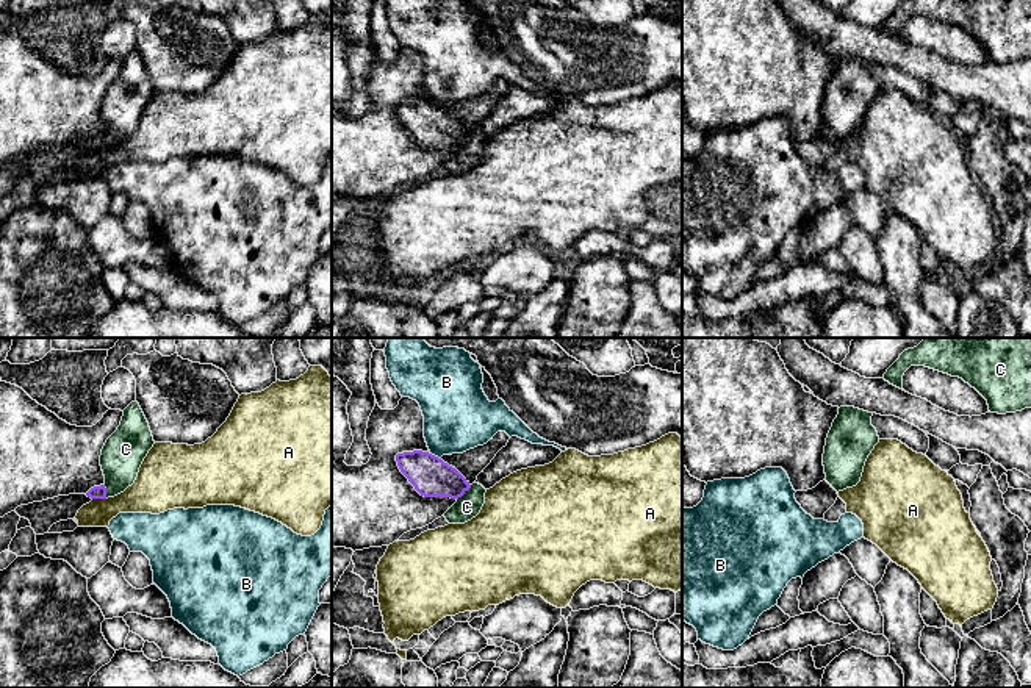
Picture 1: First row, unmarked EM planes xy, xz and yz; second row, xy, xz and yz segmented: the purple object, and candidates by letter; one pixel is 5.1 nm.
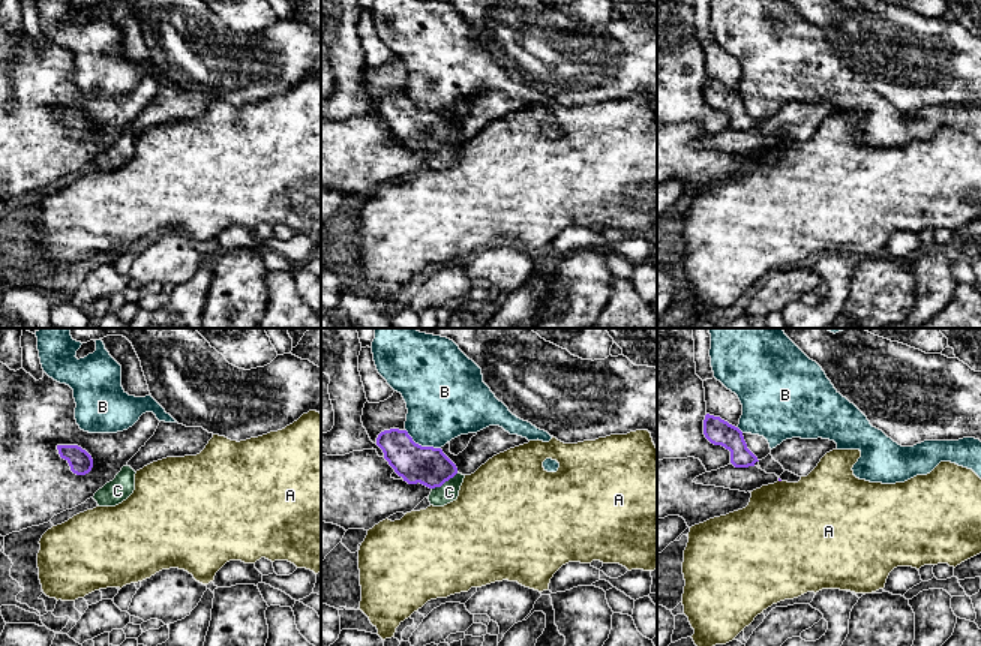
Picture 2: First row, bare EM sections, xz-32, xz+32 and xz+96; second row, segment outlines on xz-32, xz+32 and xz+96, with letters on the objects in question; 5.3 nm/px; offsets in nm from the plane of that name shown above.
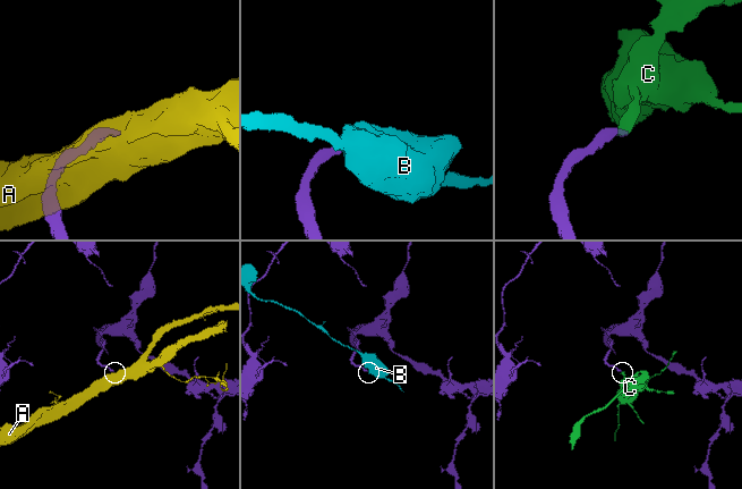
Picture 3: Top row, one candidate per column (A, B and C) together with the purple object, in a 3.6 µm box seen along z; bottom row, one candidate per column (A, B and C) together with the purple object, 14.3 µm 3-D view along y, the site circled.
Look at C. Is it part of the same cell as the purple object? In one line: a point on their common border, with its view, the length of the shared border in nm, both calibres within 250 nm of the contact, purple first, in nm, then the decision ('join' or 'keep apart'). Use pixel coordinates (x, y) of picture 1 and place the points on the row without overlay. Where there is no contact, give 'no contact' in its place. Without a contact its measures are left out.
meets purple in xz at (463, 143); contact 110 nm long; 200 nm thick on the purple side, 130 nm on the other; join

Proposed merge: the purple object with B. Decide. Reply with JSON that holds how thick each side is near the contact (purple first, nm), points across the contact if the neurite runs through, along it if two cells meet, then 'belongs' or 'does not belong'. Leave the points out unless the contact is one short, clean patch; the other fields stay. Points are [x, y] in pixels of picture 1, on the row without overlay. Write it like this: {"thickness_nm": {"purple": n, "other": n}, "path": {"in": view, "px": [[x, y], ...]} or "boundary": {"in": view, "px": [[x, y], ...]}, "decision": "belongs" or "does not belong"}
{"thickness_nm": {"purple": 200, "other": 360}, "boundary": {"in": "xz", "px": [[431, 102], [440, 108]]}, "decision": "does not belong"}

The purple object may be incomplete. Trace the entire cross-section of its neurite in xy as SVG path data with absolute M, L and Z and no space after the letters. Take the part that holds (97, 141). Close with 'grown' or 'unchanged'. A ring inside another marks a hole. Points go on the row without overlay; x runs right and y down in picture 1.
M135 50L125 59L117 80L106 89L100 116L105 133L91 138L91 149L108 149L124 142L138 127L139 117L155 91L149 72Z | grown

